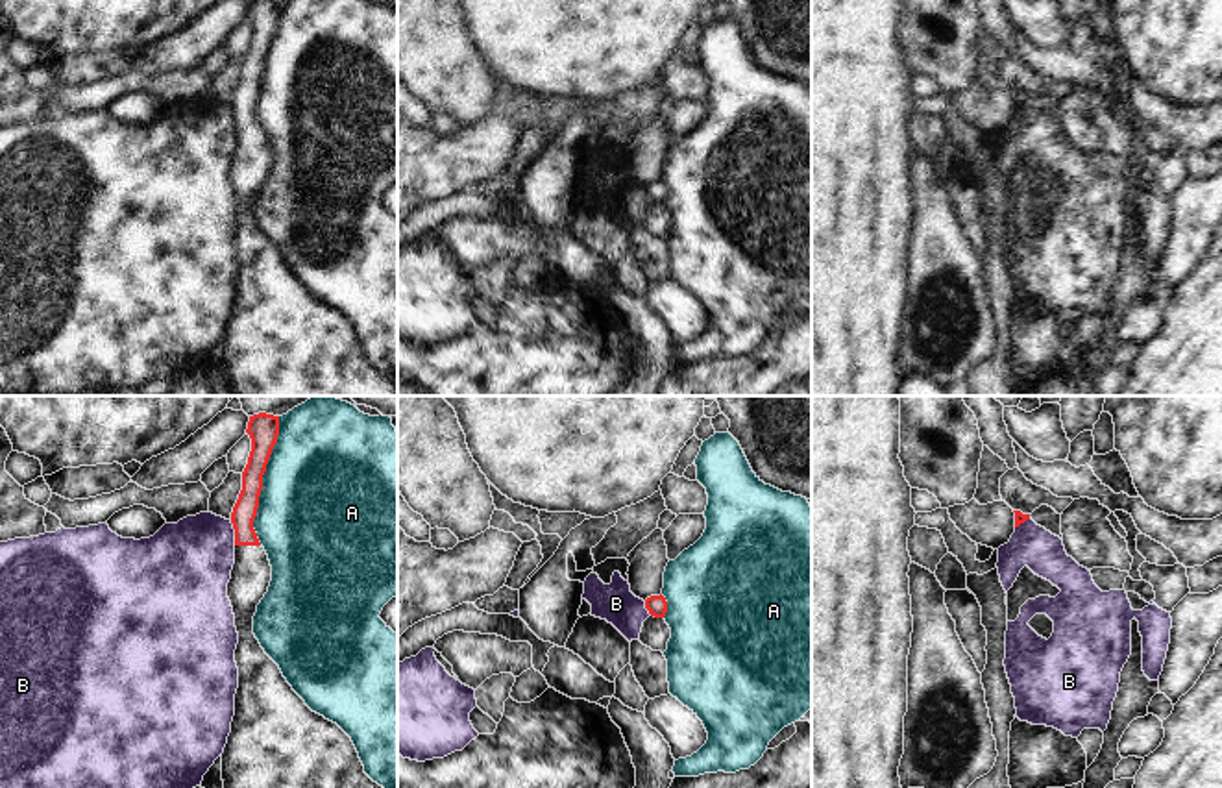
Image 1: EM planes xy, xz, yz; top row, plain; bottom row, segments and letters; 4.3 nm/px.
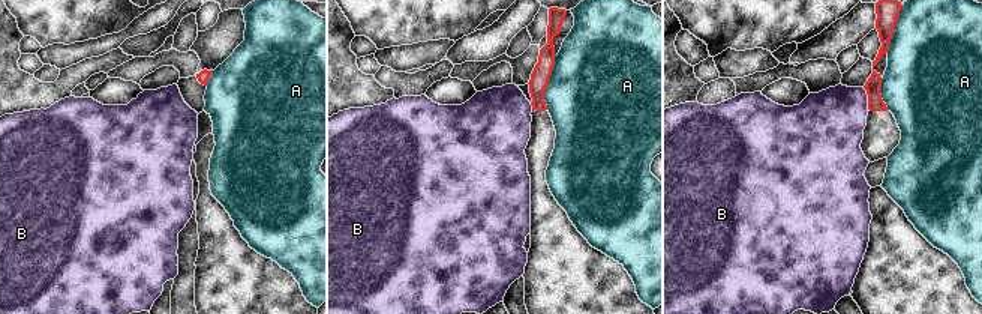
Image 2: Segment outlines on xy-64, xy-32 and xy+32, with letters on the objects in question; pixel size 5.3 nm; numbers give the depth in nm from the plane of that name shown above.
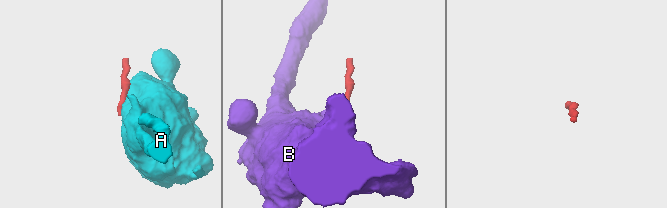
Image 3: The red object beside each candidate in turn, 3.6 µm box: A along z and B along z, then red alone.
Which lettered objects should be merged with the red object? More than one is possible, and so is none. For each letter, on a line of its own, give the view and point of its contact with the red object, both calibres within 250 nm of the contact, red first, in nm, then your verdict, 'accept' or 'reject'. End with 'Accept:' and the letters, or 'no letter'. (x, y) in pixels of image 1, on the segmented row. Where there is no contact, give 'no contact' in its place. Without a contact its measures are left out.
A: meets red in xy at (261, 481); 140 nm thick on the red side, 480 nm on the other; reject
B: meets red in xy at (235, 533); 110 nm thick on the red side, 380 nm on the other; reject
Accept: no letter

